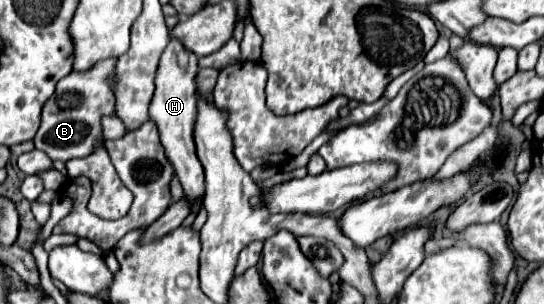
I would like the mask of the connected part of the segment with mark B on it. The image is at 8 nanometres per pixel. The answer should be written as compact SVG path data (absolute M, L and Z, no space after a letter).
M103 60L89 68L89 72L71 72L57 82L55 94L45 102L41 112L41 126L33 138L35 148L45 152L51 160L67 162L71 158L85 158L93 152L95 140L103 140L101 116L115 114L115 96L109 86L109 72L115 60Z

